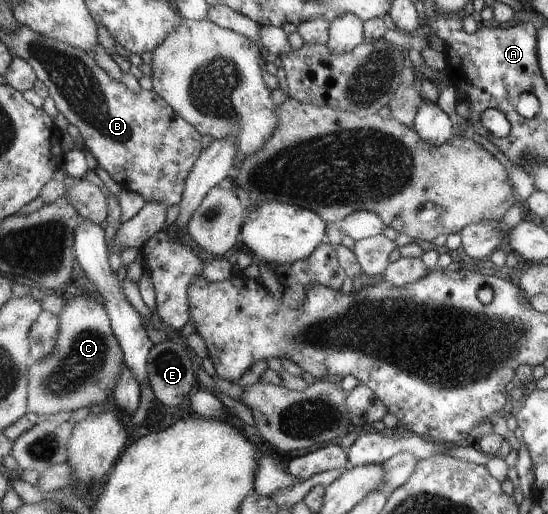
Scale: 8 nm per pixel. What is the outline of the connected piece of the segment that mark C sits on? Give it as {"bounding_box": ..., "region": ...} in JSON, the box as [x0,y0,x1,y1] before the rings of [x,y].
{"bounding_box":[28,293,125,417],"region":[[[83,293],[82,296],[70,297],[66,295],[68,304],[57,316],[60,318],[60,334],[58,346],[54,354],[47,359],[33,362],[28,377],[28,410],[43,416],[55,416],[58,413],[70,412],[77,417],[78,408],[88,407],[99,402],[106,406],[107,399],[111,402],[109,394],[118,380],[124,366],[125,355],[120,353],[118,340],[114,336],[113,326],[110,324],[109,314],[103,305],[98,303],[97,298]]]}

